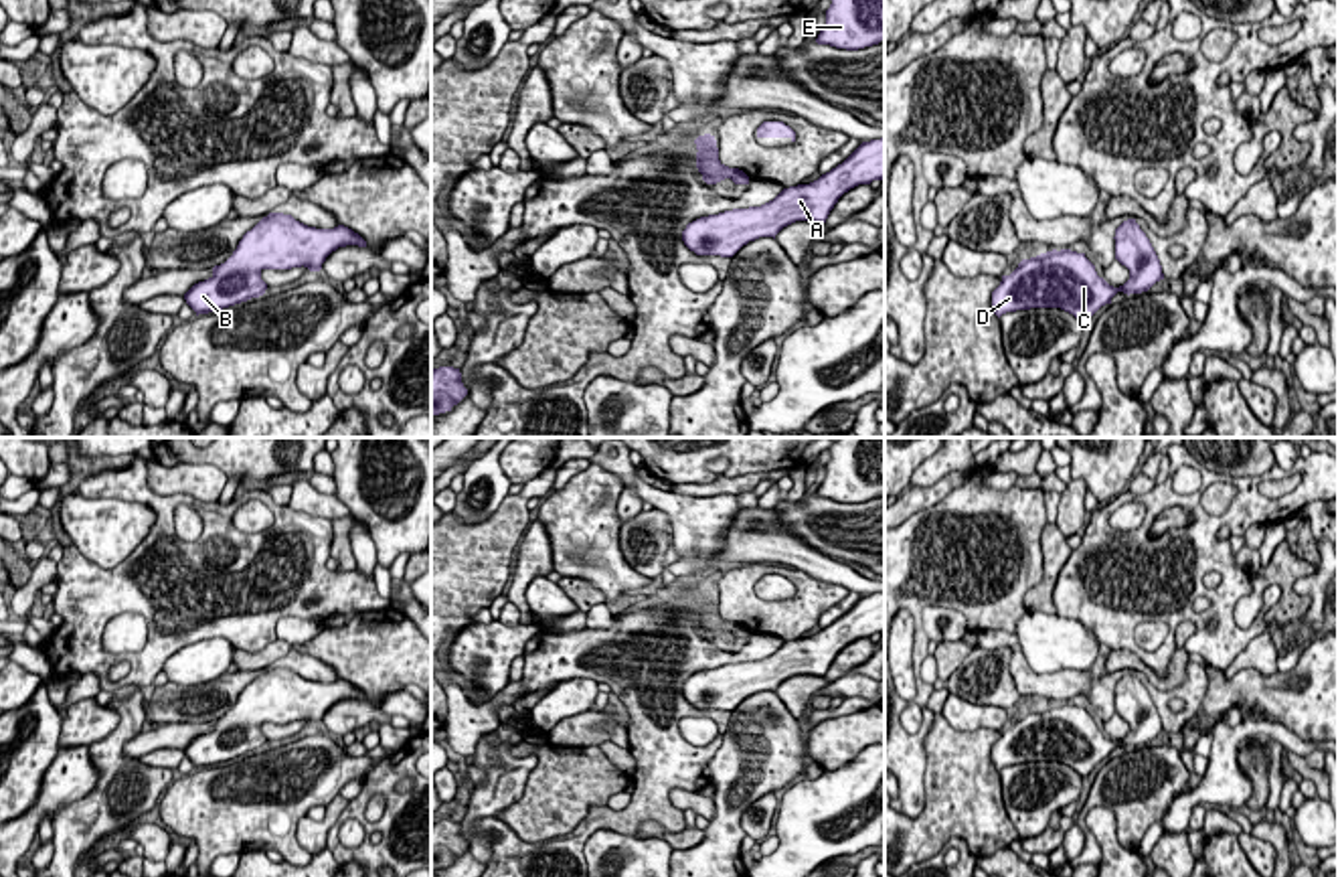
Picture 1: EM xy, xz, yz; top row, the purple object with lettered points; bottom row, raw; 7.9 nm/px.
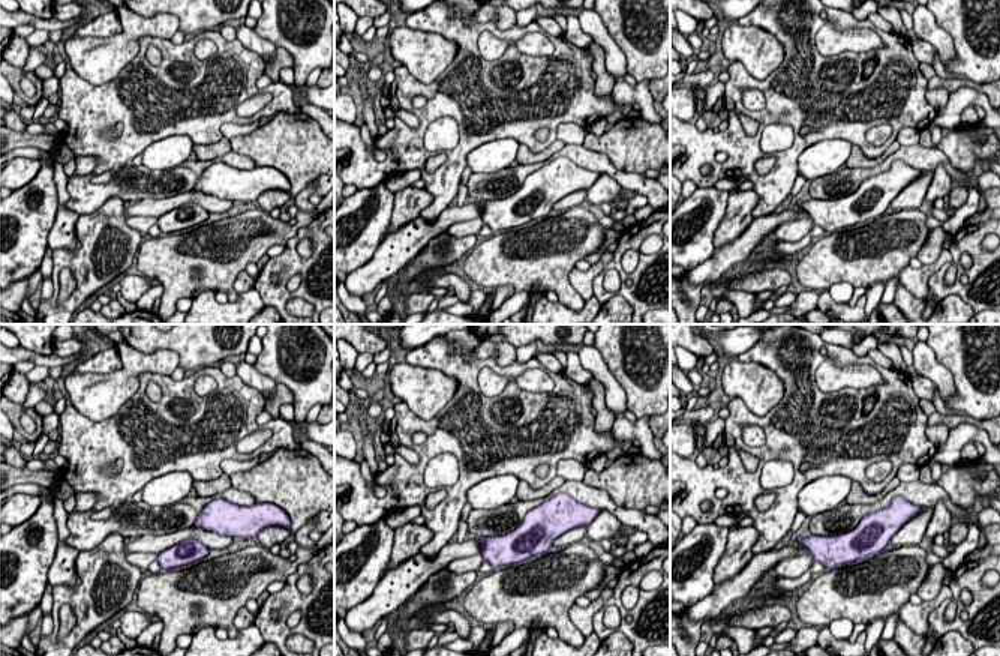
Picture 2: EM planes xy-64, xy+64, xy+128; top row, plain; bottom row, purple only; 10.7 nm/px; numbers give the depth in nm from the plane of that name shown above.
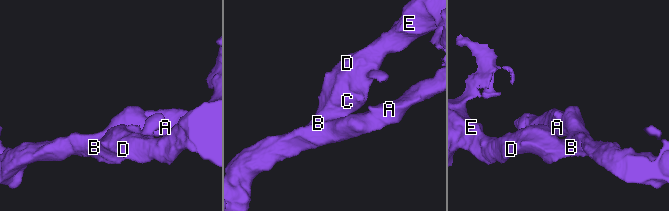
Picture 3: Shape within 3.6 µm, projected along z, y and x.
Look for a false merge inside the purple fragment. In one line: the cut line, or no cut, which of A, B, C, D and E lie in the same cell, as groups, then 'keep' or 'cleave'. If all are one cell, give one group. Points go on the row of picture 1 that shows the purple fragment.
cut none; groups A B C D E; keep

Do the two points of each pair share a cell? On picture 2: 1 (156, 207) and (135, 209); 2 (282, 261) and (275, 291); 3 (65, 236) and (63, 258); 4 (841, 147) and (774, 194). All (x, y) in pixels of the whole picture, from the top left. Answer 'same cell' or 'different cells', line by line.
1: same cell
2: same cell
3: different cells
4: different cells

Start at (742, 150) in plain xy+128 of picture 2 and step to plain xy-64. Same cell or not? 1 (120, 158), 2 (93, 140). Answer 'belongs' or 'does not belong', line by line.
1: belongs
2: belongs

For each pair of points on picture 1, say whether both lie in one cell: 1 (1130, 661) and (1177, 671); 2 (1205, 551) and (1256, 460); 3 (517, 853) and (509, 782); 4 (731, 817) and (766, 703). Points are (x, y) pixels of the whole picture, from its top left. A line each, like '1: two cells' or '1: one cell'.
1: one cell
2: two cells
3: two cells
4: one cell

